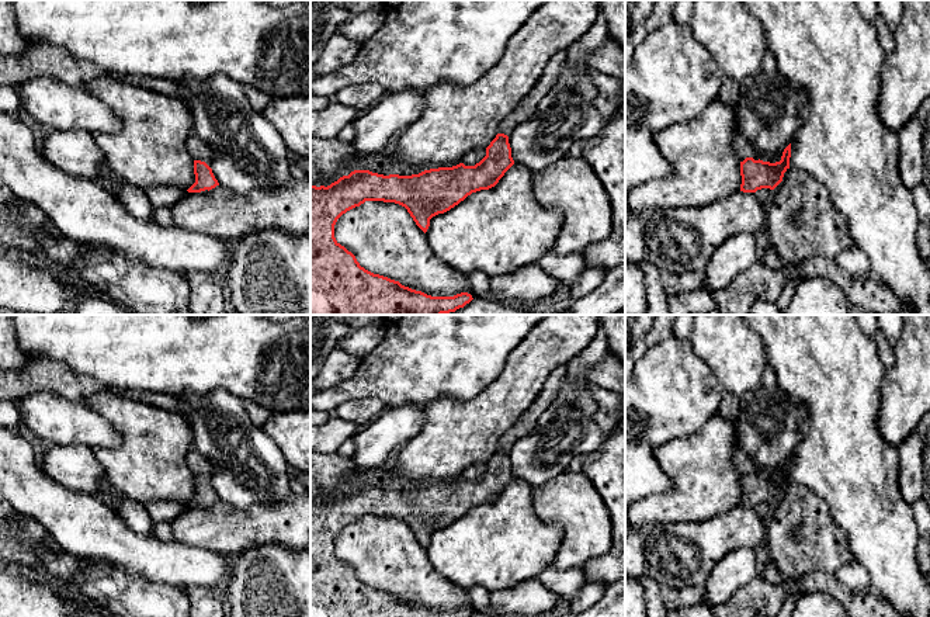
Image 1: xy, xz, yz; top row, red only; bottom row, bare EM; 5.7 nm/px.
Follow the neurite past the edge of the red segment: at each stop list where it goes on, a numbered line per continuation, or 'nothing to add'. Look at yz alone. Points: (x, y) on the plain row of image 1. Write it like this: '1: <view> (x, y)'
1: yz (743, 463)

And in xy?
1: xy (198, 464)

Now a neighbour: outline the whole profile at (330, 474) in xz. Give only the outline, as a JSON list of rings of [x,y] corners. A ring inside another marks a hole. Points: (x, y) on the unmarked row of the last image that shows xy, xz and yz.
[[[310,453],[310,500],[330,500],[354,485],[364,485],[351,458]]]

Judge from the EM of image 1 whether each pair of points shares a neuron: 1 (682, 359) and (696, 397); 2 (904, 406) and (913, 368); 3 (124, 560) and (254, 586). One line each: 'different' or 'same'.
1: same
2: same
3: different

